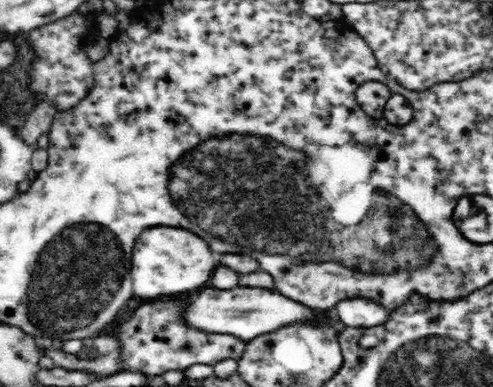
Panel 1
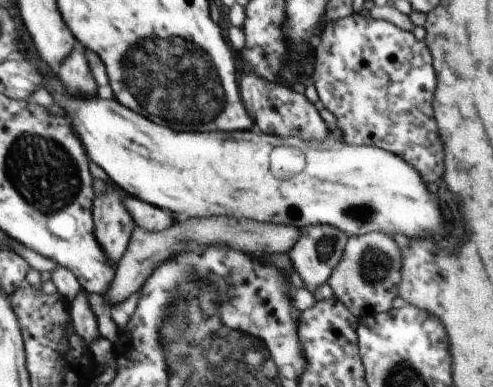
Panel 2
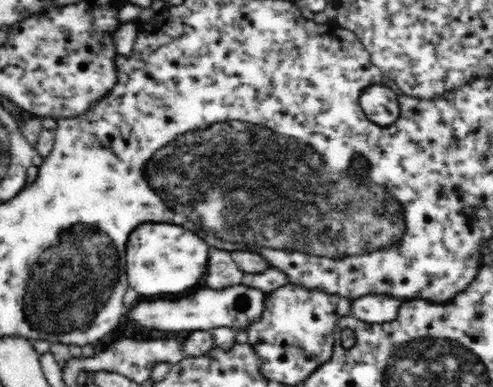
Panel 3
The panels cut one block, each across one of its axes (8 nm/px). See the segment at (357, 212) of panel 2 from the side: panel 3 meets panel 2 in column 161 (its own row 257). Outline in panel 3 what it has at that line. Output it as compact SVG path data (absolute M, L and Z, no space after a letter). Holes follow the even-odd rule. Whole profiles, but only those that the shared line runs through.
M144 224L130 234L128 282L142 296L180 294L194 288L208 270L208 244L194 232L174 224Z

